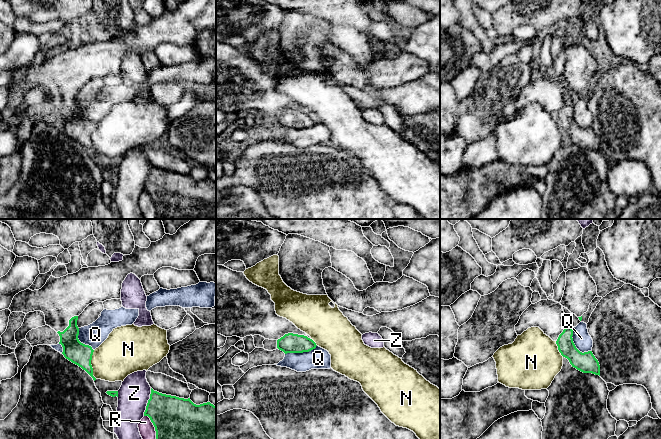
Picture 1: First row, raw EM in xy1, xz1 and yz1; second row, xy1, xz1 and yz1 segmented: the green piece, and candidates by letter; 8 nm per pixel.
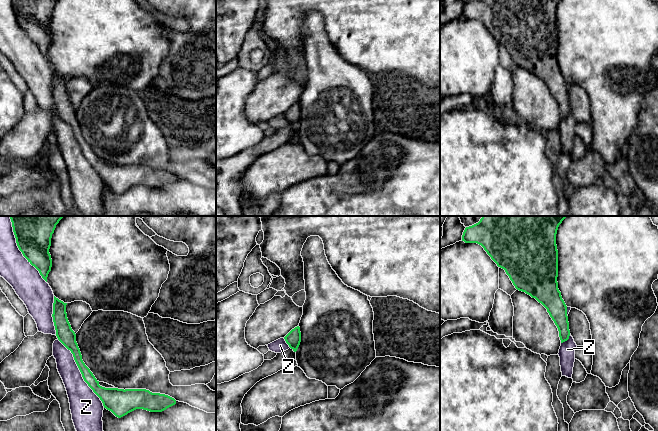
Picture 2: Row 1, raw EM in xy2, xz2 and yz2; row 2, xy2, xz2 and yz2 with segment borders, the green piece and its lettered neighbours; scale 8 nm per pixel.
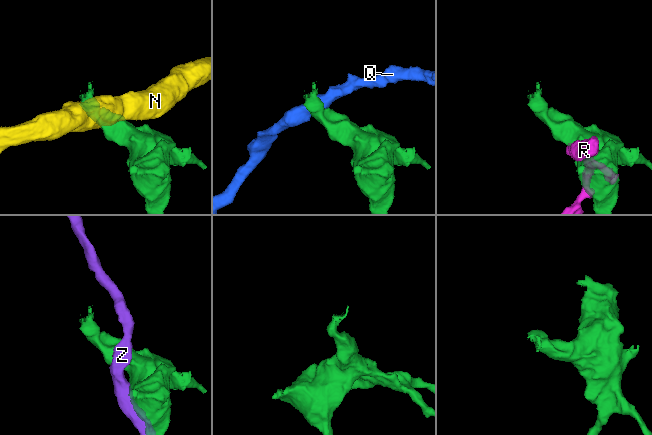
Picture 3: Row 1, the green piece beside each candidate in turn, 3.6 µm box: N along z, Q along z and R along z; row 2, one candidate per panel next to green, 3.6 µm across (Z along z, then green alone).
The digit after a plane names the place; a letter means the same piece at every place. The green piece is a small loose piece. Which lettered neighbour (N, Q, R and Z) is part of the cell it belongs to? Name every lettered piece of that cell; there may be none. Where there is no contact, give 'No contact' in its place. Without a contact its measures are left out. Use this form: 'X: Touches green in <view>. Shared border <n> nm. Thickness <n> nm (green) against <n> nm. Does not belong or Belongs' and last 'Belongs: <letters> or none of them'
N: Touches green in xy1. Shared border 240 nm. Thickness 180 nm (green) against 340 nm. Does not belong
Q: Touches green in yz1. Shared border 240 nm. Thickness 160 nm (green) against 140 nm. Does not belong
R: Touches green in xy1. Shared border 240 nm. Thickness 480 nm (green) against 130 nm. Does not belong
Z: Touches green in xy2. Shared border 650 nm. Thickness 100 nm (green) against 240 nm. Does not belong
Belongs: none of them

